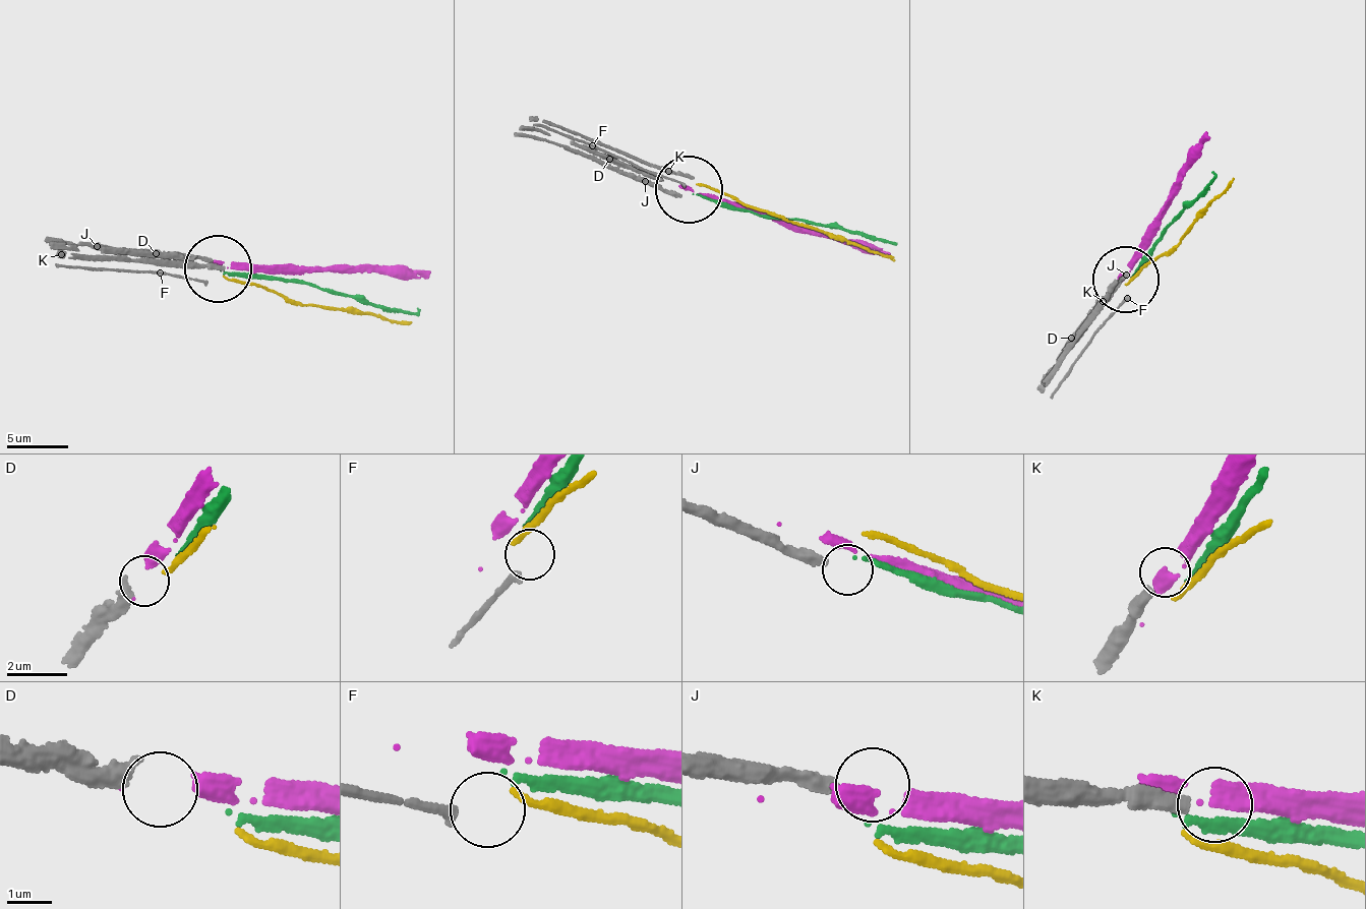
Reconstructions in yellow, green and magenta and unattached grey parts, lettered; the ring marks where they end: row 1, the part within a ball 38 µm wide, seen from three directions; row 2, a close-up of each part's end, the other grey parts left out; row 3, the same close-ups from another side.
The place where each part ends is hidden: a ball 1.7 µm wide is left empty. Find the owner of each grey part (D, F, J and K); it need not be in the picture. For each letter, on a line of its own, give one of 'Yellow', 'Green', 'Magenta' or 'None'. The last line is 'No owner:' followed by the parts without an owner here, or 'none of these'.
D: Magenta
F: None
J: None
K: None
No owner: F, J, K

